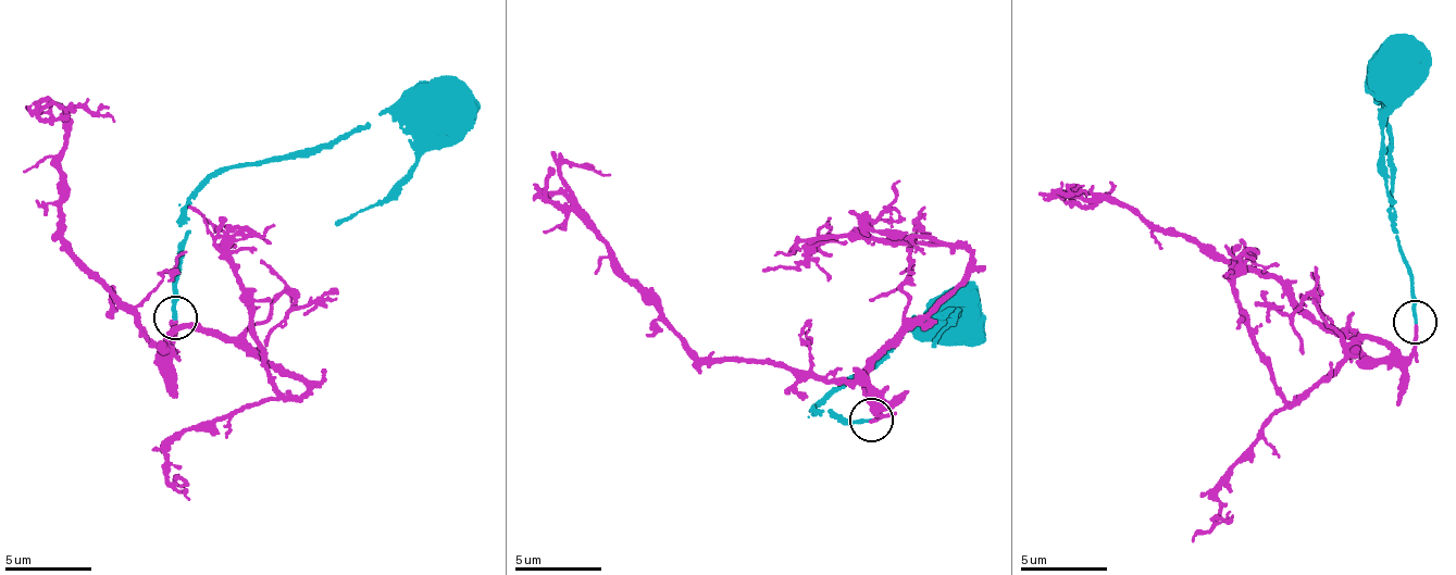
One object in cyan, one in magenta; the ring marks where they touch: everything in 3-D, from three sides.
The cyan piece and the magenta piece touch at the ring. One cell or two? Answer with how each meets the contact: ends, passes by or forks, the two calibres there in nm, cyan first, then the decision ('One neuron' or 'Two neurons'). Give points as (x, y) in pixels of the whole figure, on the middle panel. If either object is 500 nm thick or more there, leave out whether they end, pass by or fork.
At the ring cyan ends. At the ring magenta ends. Thickness 220 nm (cyan) against 240 nm. One neuron

